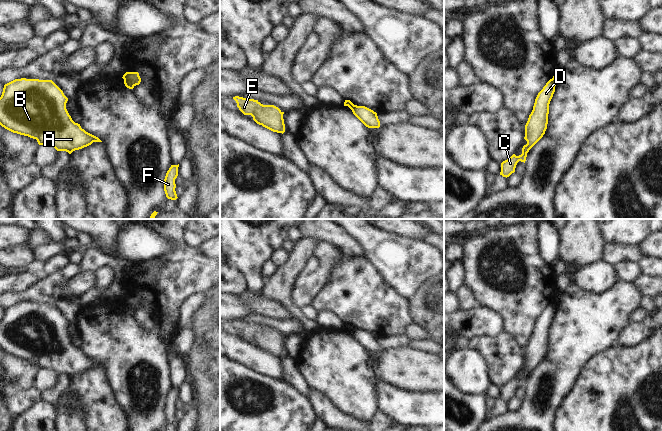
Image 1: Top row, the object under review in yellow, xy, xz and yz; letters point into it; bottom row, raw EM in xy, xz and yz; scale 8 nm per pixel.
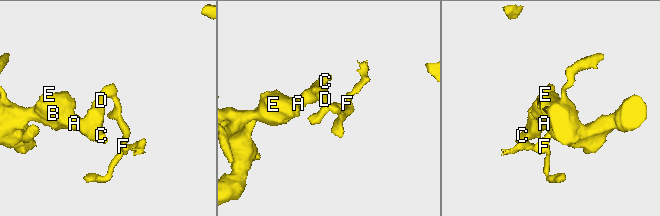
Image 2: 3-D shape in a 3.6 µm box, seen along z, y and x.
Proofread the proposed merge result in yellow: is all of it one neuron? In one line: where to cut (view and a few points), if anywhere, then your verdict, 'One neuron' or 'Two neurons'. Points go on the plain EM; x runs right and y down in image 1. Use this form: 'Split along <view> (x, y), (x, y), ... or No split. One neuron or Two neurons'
Split along xy (124, 303), (134, 309). Two neurons

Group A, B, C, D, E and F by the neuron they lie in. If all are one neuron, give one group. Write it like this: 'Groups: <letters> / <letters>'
Groups: A B C D E / F

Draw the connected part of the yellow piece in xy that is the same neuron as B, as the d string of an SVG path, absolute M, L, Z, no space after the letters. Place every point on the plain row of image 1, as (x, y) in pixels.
M15 303L4 309L0 321L0 349L13 357L36 363L39 369L51 369L57 375L66 375L69 378L87 371L93 366L102 366L98 361L86 356L80 348L72 344L66 333L67 325L68 322L52 304Z

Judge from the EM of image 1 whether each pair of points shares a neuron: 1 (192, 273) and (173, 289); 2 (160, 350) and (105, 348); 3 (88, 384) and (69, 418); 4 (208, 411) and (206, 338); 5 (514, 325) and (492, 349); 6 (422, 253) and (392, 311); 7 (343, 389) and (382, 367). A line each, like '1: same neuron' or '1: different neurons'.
1: same neuron
2: same neuron
3: different neurons
4: same neuron
5: different neurons
6: different neurons
7: different neurons

